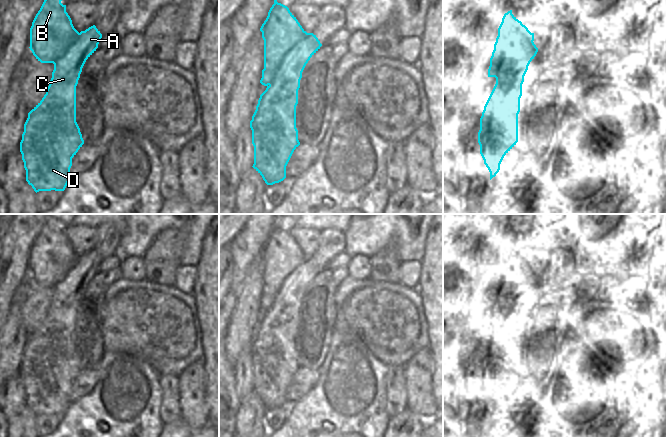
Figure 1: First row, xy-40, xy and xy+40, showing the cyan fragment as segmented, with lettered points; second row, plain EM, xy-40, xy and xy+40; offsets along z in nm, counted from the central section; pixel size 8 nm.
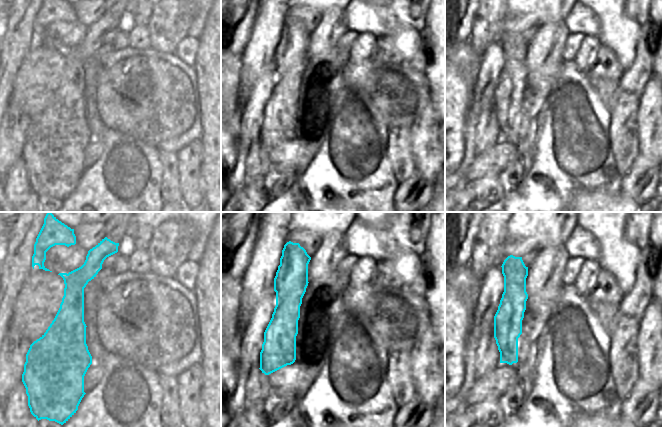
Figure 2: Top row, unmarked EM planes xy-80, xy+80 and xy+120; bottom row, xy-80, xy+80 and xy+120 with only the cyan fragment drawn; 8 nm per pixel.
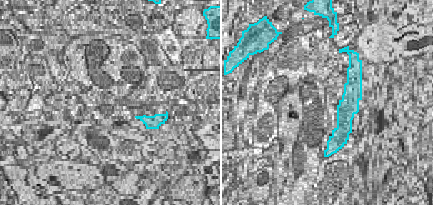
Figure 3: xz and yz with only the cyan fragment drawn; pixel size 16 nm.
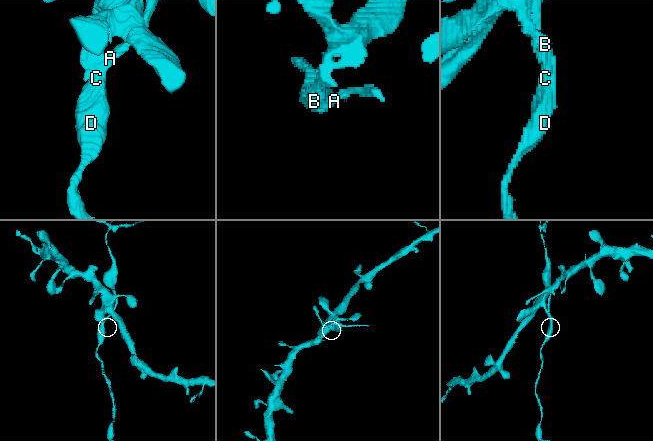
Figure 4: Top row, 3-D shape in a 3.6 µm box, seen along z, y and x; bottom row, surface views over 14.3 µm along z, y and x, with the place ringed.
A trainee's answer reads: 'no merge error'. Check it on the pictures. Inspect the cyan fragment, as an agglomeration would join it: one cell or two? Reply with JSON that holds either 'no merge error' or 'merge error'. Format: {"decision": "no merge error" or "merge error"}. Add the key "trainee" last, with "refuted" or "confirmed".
{"decision": "merge error", "trainee": "refuted"}

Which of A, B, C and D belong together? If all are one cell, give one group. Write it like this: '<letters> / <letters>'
A C D / B

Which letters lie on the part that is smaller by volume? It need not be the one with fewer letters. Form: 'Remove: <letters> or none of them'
Remove: A, C, D

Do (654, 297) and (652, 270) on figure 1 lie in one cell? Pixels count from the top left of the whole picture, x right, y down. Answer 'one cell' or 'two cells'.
one cell

